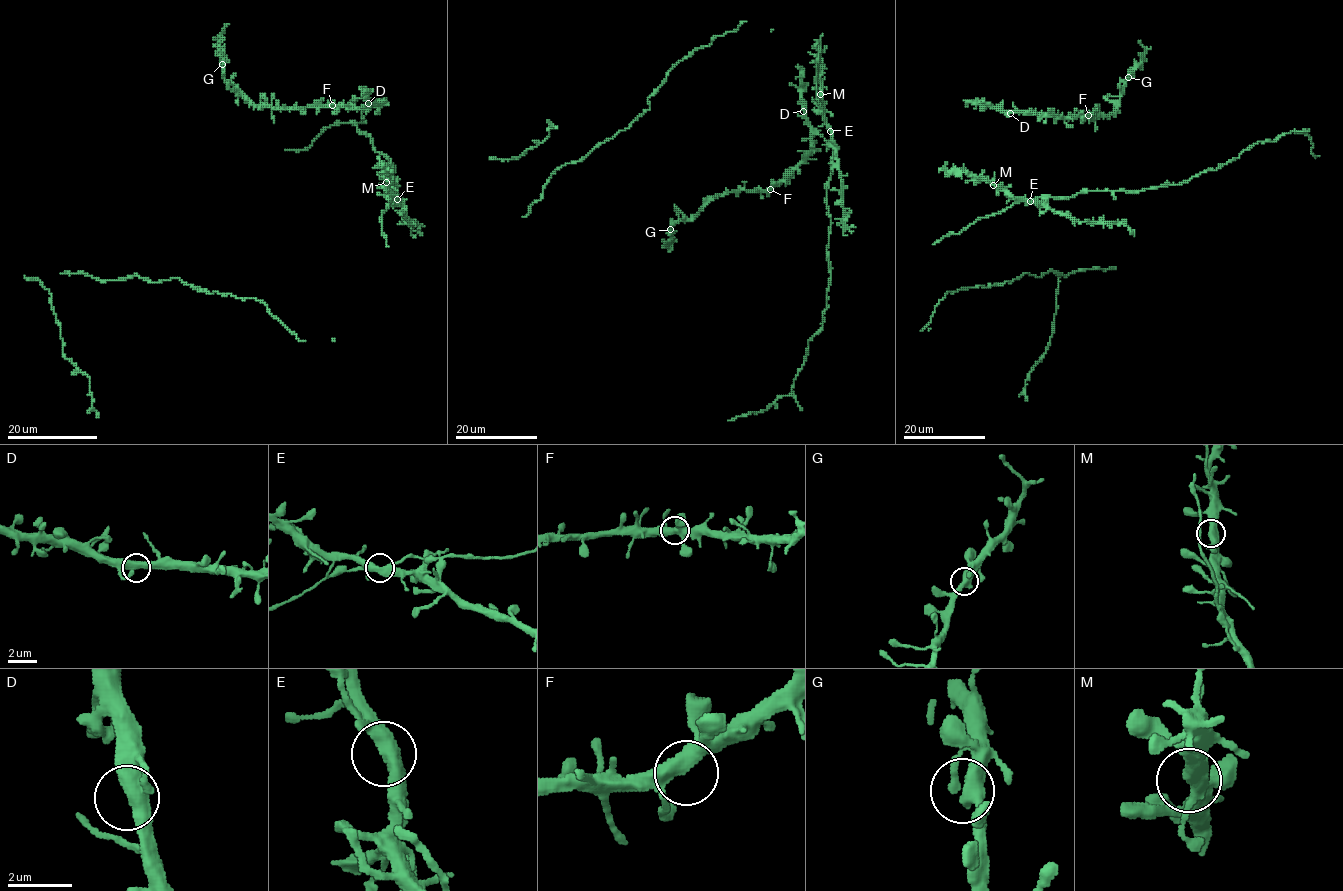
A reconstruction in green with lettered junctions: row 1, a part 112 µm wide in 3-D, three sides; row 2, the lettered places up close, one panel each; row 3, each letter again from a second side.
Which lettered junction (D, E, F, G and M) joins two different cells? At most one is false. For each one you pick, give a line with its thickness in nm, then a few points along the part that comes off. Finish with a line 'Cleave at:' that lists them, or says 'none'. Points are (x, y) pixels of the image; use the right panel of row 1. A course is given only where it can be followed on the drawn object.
Cleave at: none

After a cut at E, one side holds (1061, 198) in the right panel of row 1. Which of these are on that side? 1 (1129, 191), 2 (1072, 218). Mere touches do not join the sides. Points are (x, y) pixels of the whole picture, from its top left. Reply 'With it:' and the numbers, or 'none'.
With it: 1

